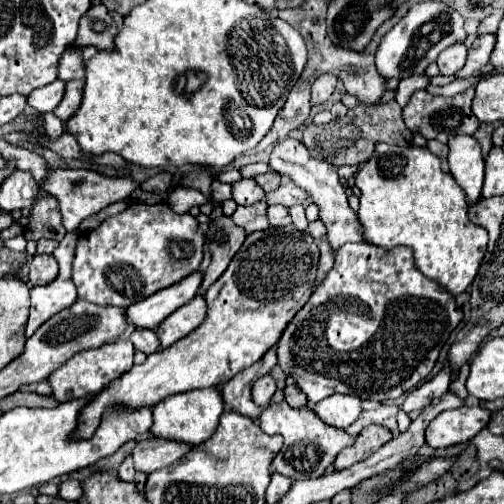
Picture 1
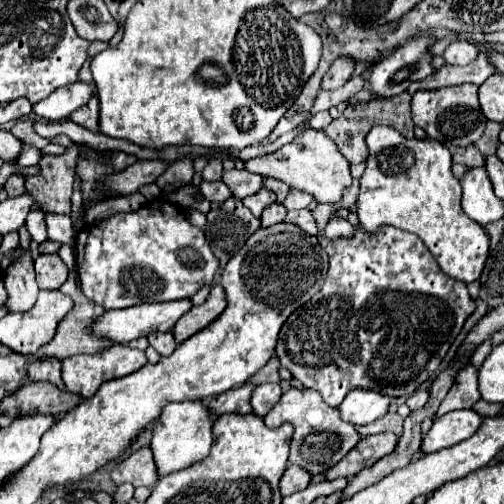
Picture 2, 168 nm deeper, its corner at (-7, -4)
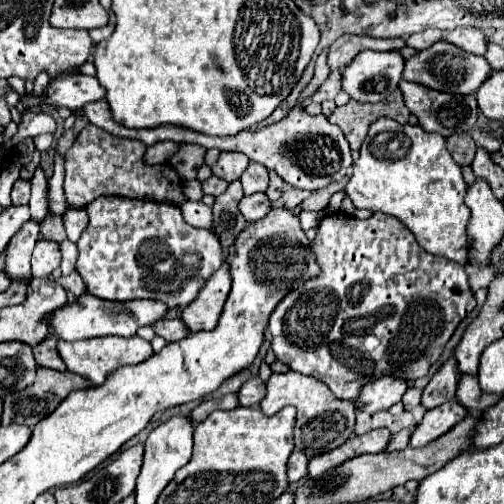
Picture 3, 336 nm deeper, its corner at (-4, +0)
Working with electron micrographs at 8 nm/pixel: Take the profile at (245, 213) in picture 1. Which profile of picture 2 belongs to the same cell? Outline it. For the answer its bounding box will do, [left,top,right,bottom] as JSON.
[242,188,276,218]

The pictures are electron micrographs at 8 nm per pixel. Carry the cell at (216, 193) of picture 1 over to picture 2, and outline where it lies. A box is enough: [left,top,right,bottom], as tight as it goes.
[200,182,232,202]

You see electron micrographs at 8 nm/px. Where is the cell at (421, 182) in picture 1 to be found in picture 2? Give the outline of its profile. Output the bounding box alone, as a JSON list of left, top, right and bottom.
[356,126,488,284]

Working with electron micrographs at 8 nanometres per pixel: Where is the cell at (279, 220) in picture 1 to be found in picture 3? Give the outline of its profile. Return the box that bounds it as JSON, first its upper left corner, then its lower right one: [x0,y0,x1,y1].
[239,194,271,222]

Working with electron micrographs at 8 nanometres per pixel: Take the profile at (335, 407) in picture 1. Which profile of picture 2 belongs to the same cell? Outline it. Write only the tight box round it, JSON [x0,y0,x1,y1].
[338,390,390,426]

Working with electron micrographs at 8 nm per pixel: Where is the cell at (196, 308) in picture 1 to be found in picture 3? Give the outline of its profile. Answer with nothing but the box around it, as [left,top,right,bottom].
[181,262,231,332]

